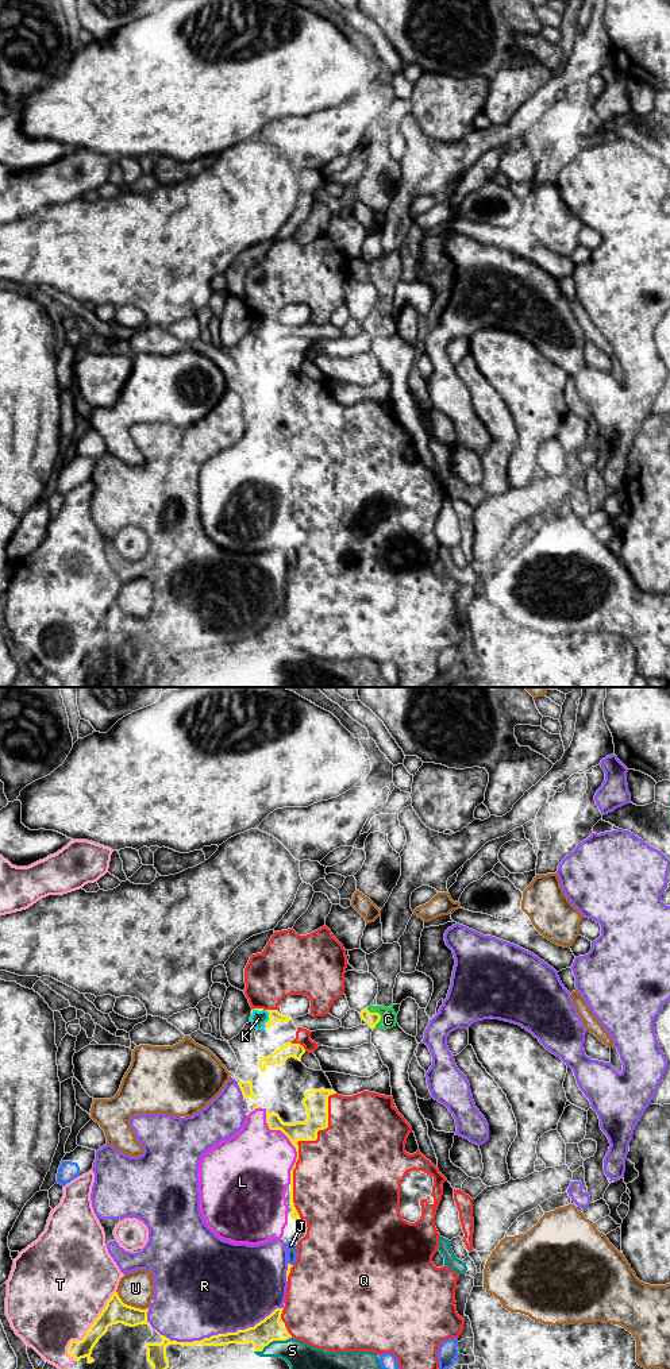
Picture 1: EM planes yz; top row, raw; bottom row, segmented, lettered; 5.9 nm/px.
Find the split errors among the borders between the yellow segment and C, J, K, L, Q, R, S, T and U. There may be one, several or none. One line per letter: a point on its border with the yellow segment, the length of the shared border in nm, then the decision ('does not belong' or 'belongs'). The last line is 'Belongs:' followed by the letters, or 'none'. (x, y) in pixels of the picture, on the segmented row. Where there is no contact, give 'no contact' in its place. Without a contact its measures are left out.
C: meets yellow in yz at (380, 1015); contact 140 nm long; does not belong
J: meets yellow in yz at (289, 1264); contact 40 nm long; does not belong
K: meets yellow in yz at (269, 1018); contact 100 nm long; does not belong
L: meets yellow in yz at (291, 1141); contact 460 nm long; does not belong
Q: meets yellow in yz at (296, 1144); contact 750 nm long; does not belong
R: meets yellow in yz at (218, 1334); contact 750 nm long; does not belong
S: meets yellow in yz at (272, 1341); contact 240 nm long; does not belong
T: meets yellow in yz at (89, 1329); contact 480 nm long; does not belong
U: meets yellow in yz at (130, 1306); contact 220 nm long; does not belong
Belongs: none

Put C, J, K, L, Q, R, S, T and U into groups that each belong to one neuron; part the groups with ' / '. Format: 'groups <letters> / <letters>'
groups C S / J / K / L / Q / R / T / U

